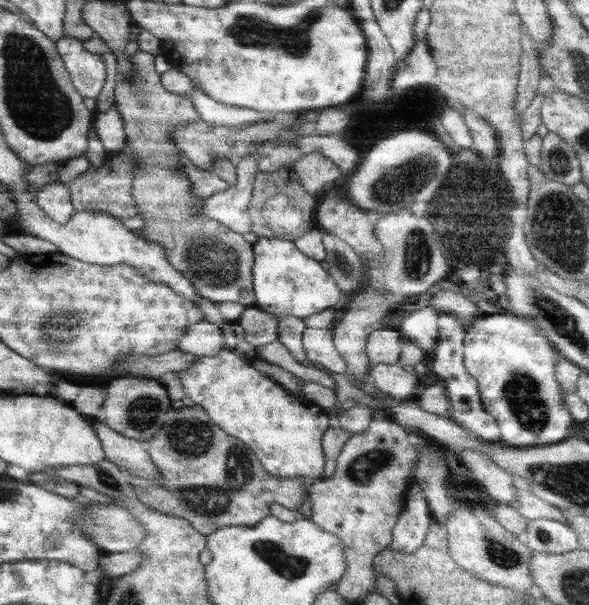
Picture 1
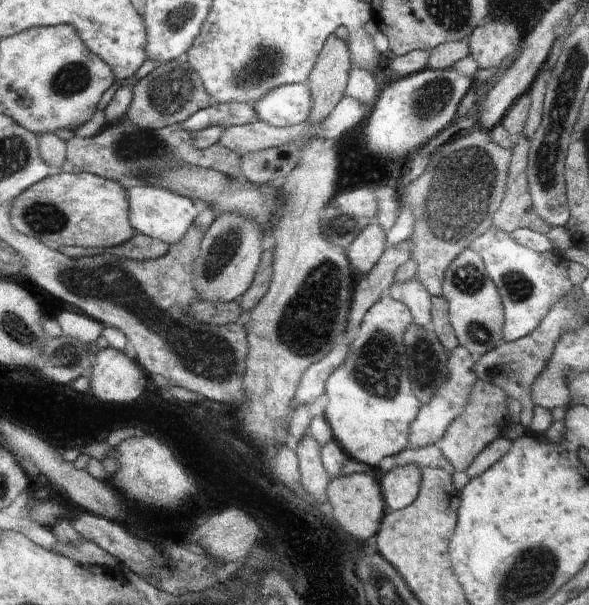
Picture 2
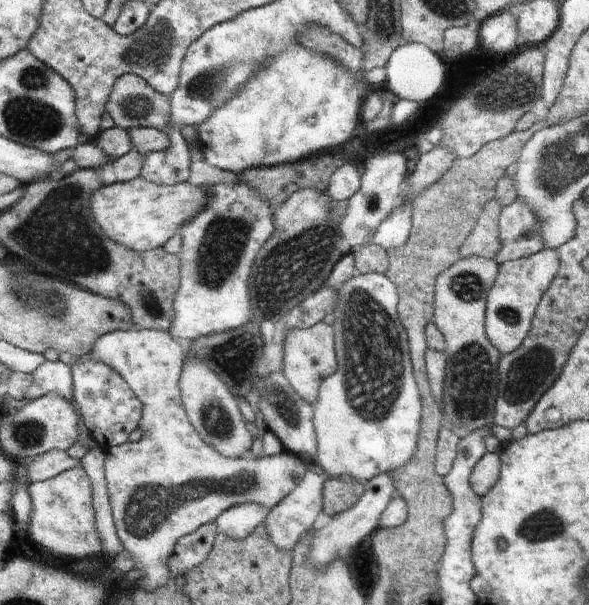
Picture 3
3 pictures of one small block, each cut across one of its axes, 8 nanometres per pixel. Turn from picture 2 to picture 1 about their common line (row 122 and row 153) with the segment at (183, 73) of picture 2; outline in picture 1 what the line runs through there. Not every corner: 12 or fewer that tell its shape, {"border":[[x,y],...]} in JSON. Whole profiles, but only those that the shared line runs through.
{"border":[[155,57],[115,102],[145,239],[198,294],[255,306],[252,243],[204,215],[173,132],[198,123]]}

